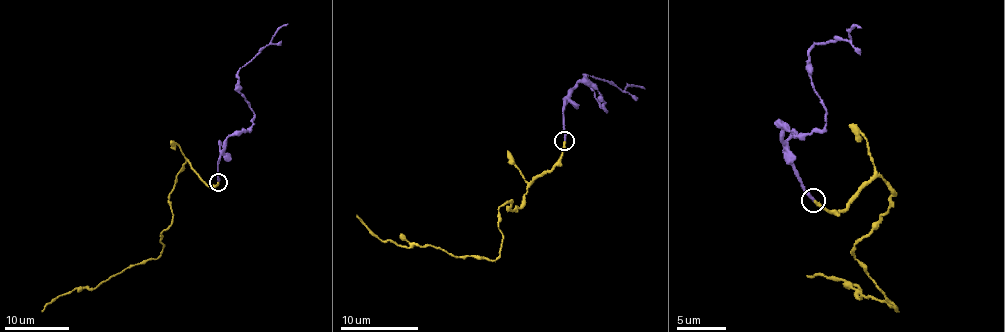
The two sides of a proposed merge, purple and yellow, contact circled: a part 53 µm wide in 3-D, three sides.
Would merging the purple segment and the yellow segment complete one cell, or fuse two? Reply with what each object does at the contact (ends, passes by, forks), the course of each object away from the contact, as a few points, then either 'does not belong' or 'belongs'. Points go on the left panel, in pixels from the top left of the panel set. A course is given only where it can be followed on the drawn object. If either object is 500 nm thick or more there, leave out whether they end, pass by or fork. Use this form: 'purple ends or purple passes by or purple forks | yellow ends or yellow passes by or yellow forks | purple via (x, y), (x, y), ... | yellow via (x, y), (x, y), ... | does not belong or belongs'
purple ends | yellow ends | purple via (217, 182), (223, 143), (248, 131), (253, 113), (240, 92), (238, 72), (288, 24) | yellow via (217, 182), (206, 184), (184, 163), (156, 259), (131, 264), (94, 289), (55, 298), (41, 312) | belongs

